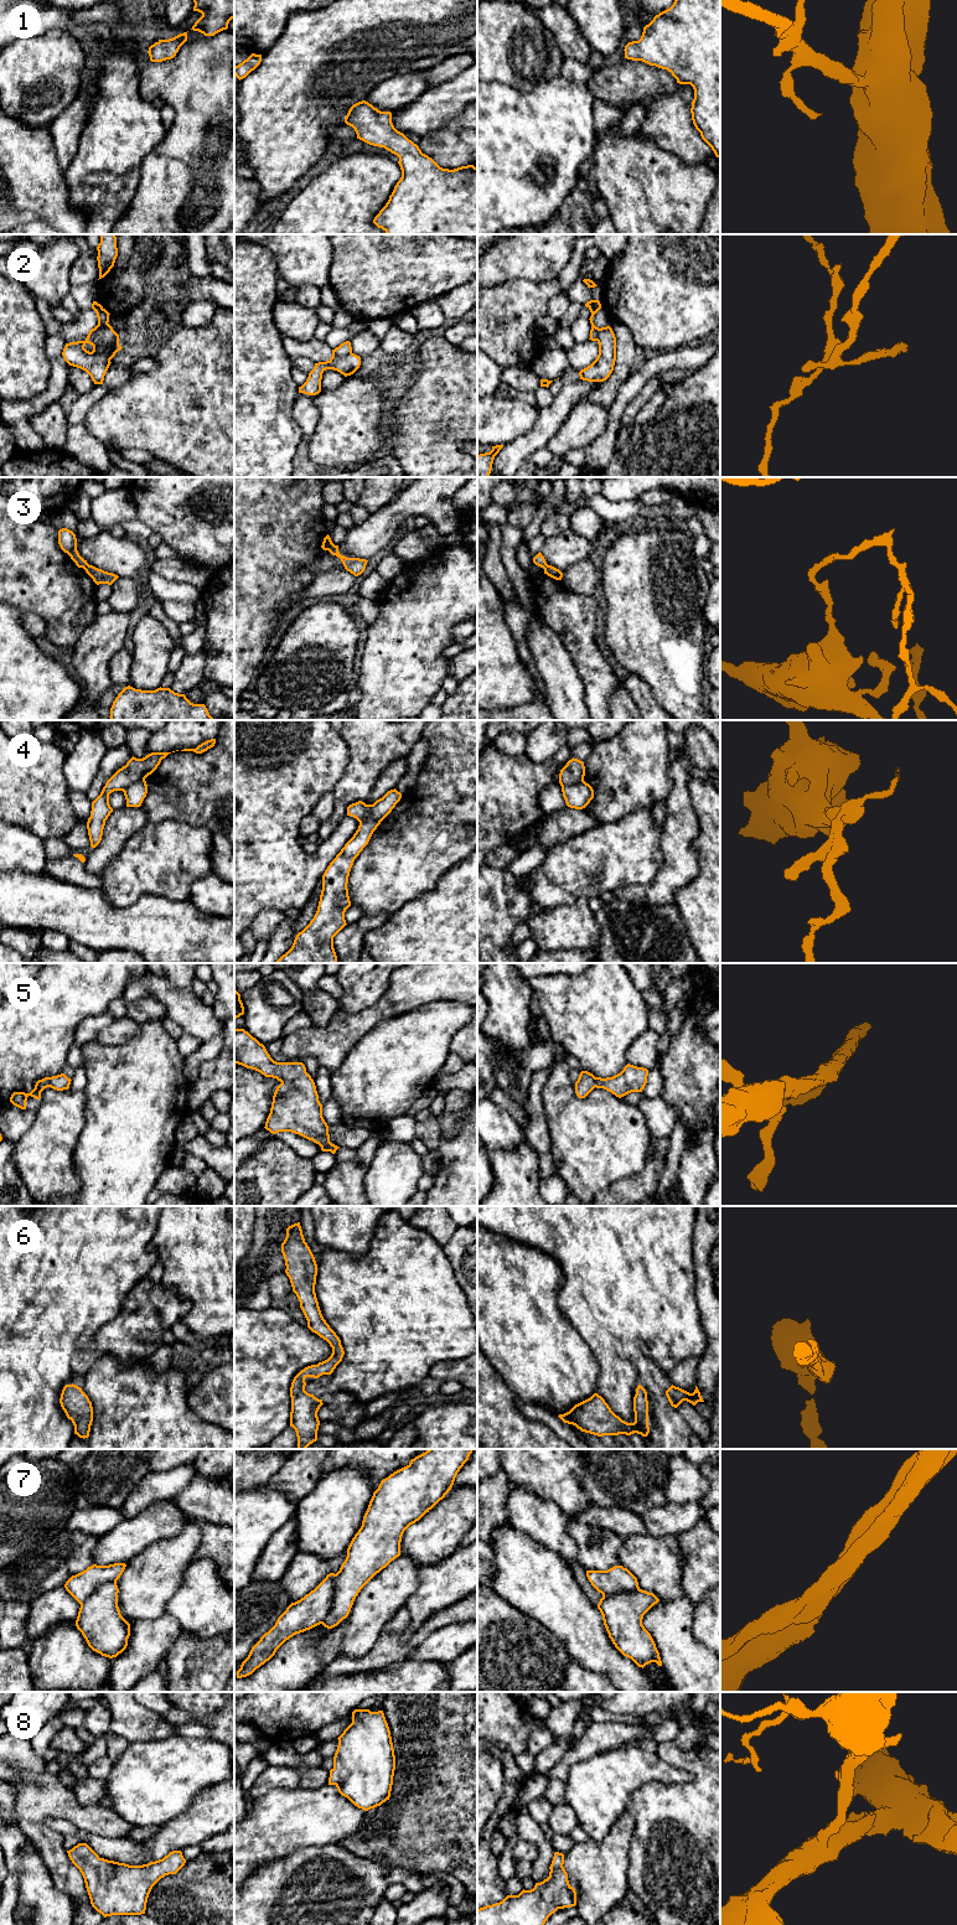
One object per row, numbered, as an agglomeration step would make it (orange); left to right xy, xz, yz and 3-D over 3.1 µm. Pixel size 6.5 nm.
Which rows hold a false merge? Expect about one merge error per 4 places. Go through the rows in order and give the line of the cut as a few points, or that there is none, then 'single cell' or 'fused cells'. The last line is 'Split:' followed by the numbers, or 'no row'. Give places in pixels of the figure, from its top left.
1: cut none; single cell
2: cut xz (351, 352), (332, 355); fused cells
3: cut xz (334, 544), (327, 549); fused cells
4: cut yz (583, 780), (575, 784), (560, 785); fused cells
5: cut none; single cell
6: cut none; single cell
7: cut none; single cell
8: cut none; single cell
Split: 2, 3, 4

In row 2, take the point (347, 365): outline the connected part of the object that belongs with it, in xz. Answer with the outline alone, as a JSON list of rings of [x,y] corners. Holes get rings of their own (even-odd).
[[[350,353],[347,356],[333,356],[326,362],[315,363],[314,369],[309,373],[306,382],[299,387],[299,393],[316,395],[321,392],[322,373],[326,369],[333,369],[345,377],[353,374],[361,366],[361,357]]]

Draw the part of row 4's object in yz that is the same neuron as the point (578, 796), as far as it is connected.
[[[585,781],[569,785],[569,786],[563,786],[563,785],[560,786],[562,786],[562,792],[563,792],[565,803],[570,808],[583,809],[594,798],[593,787]]]

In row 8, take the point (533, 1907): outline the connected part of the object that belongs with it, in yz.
[[[555,1852],[549,1877],[531,1890],[507,1895],[502,1901],[477,1910],[477,1925],[544,1925],[558,1909],[576,1905],[576,1892],[563,1867],[564,1854]]]

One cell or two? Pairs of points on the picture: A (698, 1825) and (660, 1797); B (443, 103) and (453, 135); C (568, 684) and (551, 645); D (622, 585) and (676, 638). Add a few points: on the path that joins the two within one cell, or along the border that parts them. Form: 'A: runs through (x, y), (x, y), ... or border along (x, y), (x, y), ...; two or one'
A: runs through (688, 1825), (670, 1807); one
B: border along (464, 107), (450, 120), (423, 135); two
C: runs through (558, 674), (551, 655); one
D: runs through (636, 599), (662, 625); one

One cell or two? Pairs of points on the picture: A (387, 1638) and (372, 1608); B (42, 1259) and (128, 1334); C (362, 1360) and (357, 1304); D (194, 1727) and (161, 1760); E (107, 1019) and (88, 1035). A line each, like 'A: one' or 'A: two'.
A: two
B: two
C: one
D: two
E: one

